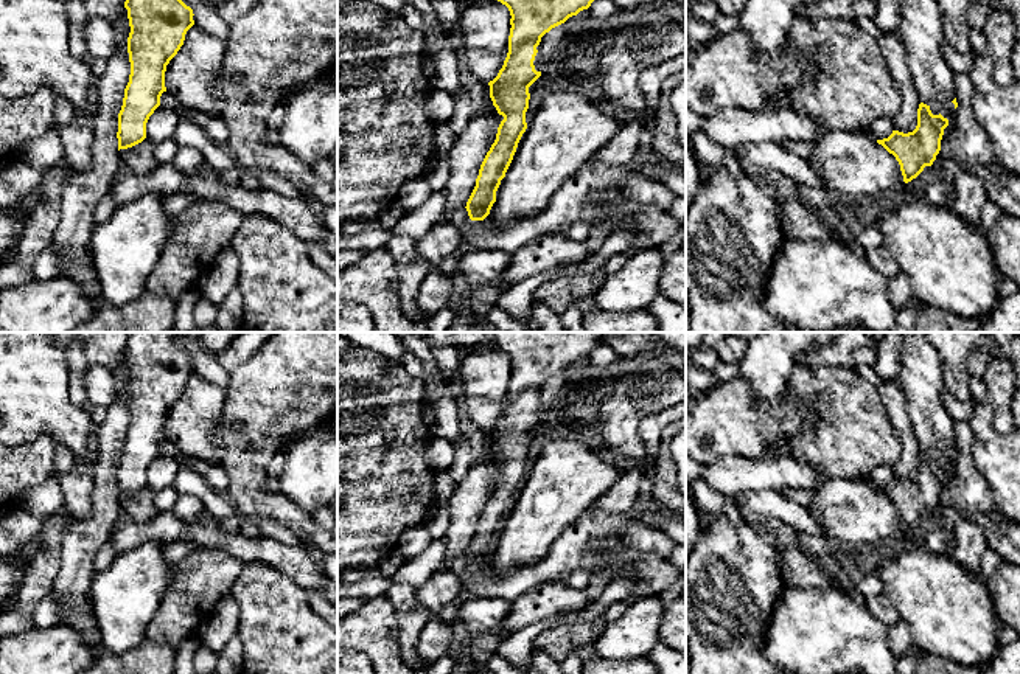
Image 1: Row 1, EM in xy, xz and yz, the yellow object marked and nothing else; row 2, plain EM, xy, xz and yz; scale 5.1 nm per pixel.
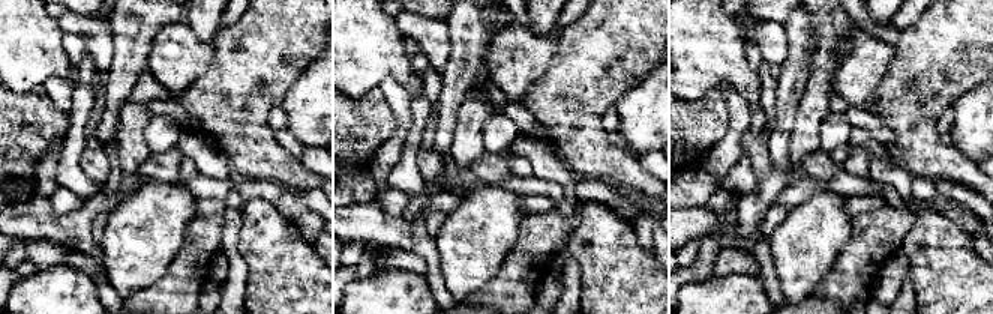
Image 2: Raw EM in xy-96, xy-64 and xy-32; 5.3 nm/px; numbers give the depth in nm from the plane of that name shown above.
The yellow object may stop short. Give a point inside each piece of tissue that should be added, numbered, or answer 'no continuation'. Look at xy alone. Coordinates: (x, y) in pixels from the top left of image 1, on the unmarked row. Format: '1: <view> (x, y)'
no continuation

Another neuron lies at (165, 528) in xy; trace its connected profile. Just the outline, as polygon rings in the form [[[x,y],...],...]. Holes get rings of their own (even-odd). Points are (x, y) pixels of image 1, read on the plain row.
[[[171,511],[160,512],[155,519],[141,523],[128,519],[115,526],[109,542],[118,551],[135,548],[145,542],[169,544],[182,540],[185,533],[185,520]]]

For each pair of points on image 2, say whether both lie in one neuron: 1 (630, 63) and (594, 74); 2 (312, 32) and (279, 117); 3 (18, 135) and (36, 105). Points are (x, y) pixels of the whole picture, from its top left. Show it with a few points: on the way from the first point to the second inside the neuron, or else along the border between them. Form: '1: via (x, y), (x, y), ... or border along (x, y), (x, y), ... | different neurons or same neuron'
1: via (621, 63), (603, 65) | same neuron
2: border along (279, 104), (269, 116), (269, 125), (275, 131) | different neurons
3: via (17, 128), (29, 113) | same neuron

